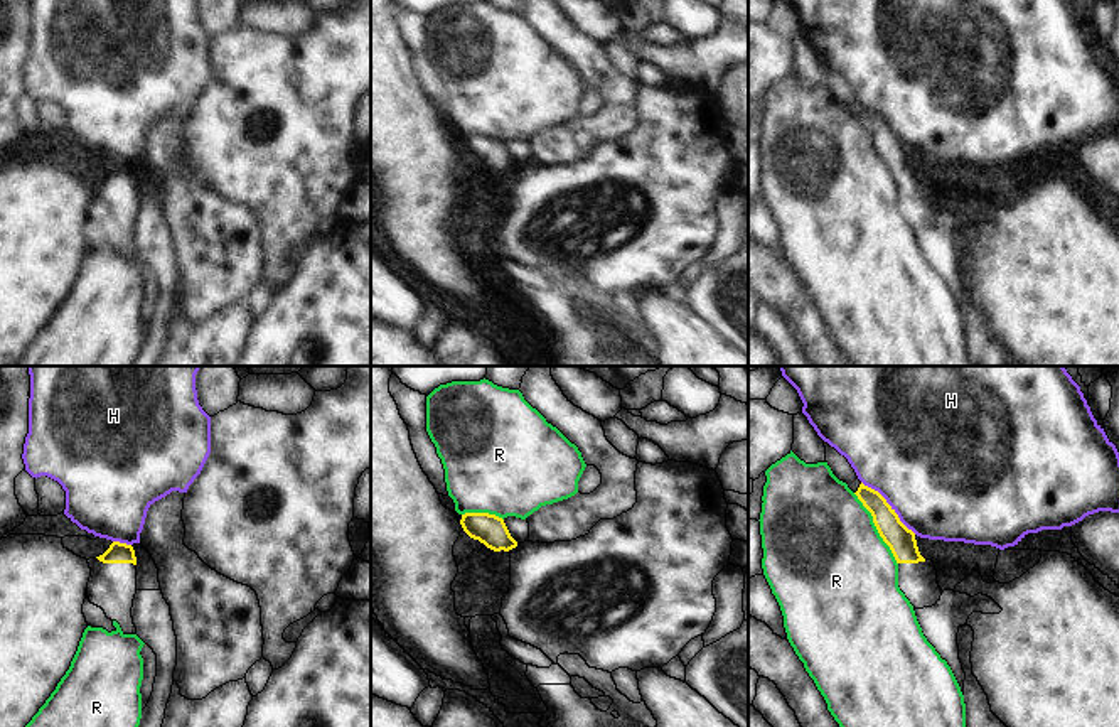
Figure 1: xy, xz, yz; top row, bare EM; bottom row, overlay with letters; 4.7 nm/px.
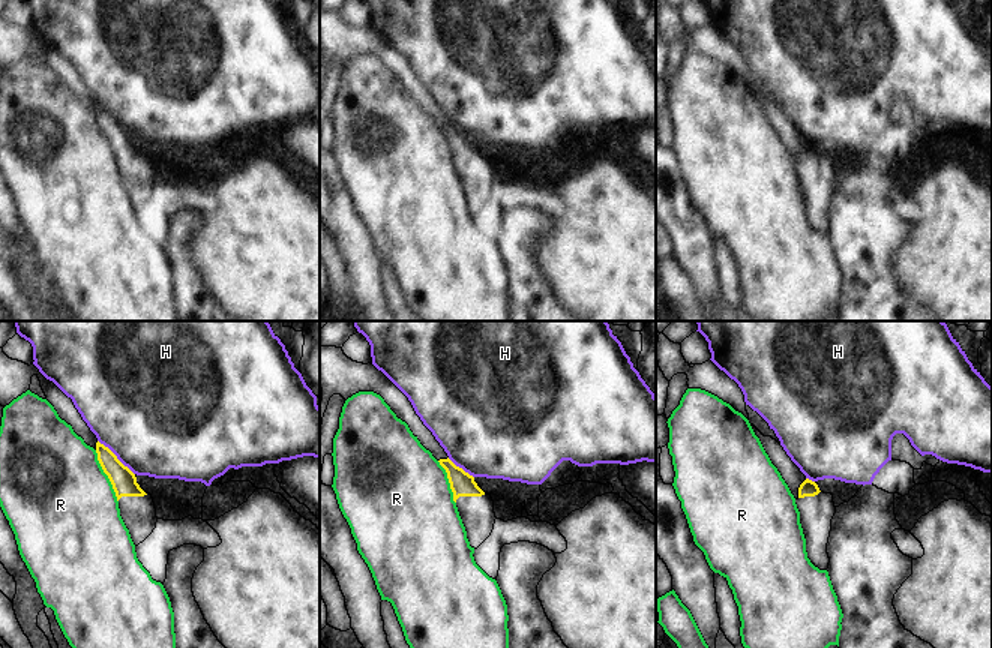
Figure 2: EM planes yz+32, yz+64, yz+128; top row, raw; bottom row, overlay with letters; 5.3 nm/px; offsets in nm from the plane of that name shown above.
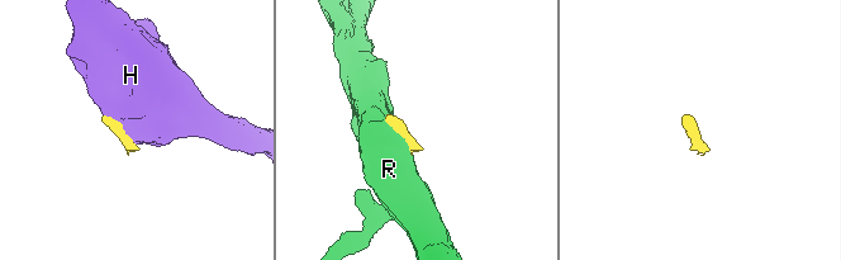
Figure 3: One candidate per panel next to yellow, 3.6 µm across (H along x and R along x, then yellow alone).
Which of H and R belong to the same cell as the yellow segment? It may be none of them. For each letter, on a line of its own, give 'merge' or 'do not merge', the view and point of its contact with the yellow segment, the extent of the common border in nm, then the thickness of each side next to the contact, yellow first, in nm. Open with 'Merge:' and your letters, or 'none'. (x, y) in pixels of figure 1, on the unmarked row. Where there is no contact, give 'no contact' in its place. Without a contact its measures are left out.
Merge: none
H: do not merge; meets yellow in yz at (890, 129); contact 360 nm long; 130 nm thick on the yellow side, 500 nm on the other
R: do not merge; meets yellow in yz at (877, 150); contact 400 nm long; 130 nm thick on the yellow side, 500 nm on the other

